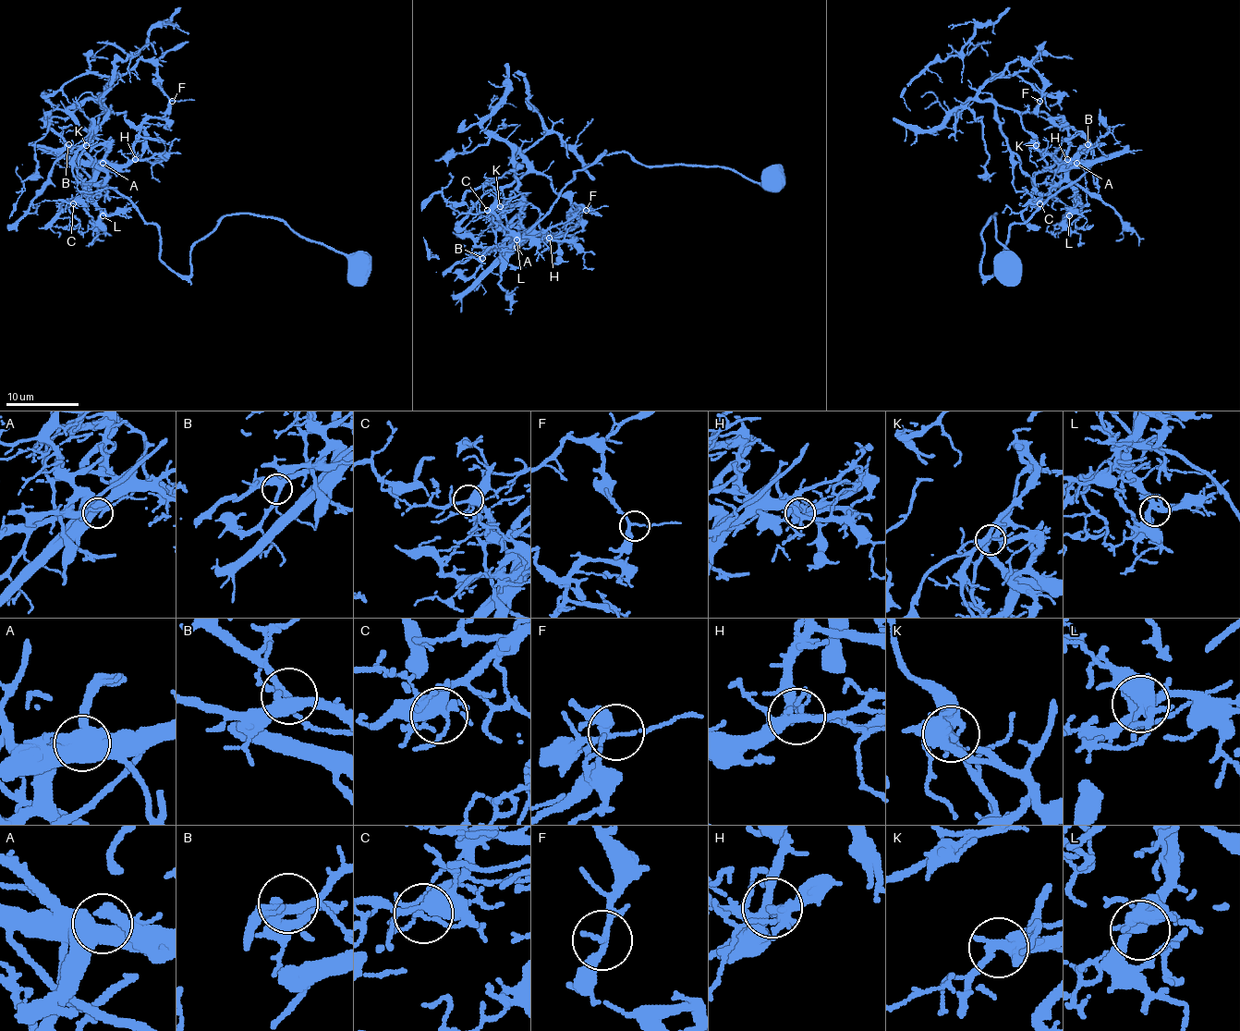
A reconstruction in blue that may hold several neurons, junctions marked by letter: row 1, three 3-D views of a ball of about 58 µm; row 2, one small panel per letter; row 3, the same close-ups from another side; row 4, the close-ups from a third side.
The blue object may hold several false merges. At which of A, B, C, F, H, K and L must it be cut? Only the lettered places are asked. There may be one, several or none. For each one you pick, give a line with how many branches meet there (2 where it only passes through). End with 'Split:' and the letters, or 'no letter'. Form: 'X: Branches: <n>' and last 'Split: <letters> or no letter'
K: Branches: 4
Split: K

